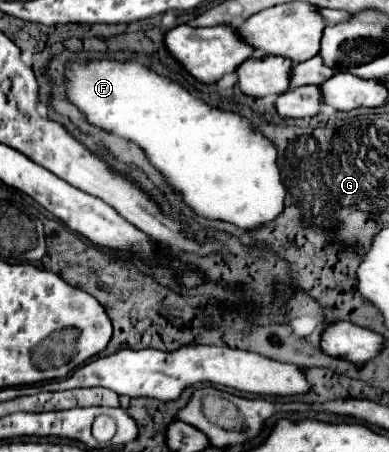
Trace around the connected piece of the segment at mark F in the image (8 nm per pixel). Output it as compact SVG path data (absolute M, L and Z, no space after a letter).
M99 61L89 65L71 63L67 67L67 81L67 95L87 115L87 121L139 143L149 161L163 171L171 185L181 193L183 201L197 215L223 219L241 229L253 229L261 223L273 221L283 211L285 187L275 163L275 145L261 133L253 131L251 123L243 123L245 119L241 115L205 105L187 93L179 83L157 75L135 61Z

